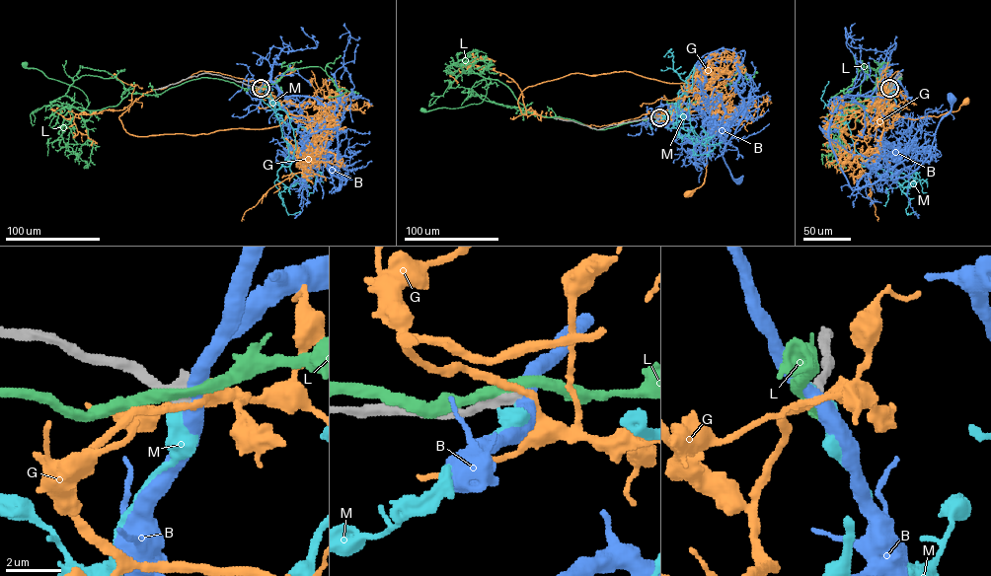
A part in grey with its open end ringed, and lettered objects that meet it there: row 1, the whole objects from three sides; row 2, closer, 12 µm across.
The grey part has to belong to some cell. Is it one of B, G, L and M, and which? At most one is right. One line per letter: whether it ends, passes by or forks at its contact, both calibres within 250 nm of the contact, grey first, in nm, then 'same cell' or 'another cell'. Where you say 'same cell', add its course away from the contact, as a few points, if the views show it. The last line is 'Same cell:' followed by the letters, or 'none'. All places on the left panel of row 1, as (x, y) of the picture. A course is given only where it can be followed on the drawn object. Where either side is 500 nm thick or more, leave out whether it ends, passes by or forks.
B: calibres 550 and 460 nm; another cell
G: calibres 550 and 240 nm; another cell
L: calibres 600 and 360 nm; another cell
M: calibres 550 and 190 nm; another cell
Same cell: none

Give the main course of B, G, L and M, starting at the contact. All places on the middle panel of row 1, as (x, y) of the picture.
B: (659, 117), (709, 67), (735, 57), (740, 73), (736, 88), (745, 112), (723, 157), (731, 176), (739, 180)
G: (659, 116), (655, 115), (676, 111), (688, 92), (714, 89), (723, 95), (708, 131), (705, 181), (688, 193)
L: (658, 117), (596, 129), (573, 119), (529, 112), (504, 85), (486, 78), (487, 94), (479, 104), (423, 110)
M: (659, 117), (668, 112), (694, 68), (692, 90), (676, 102), (676, 122), (713, 144), (708, 157)

